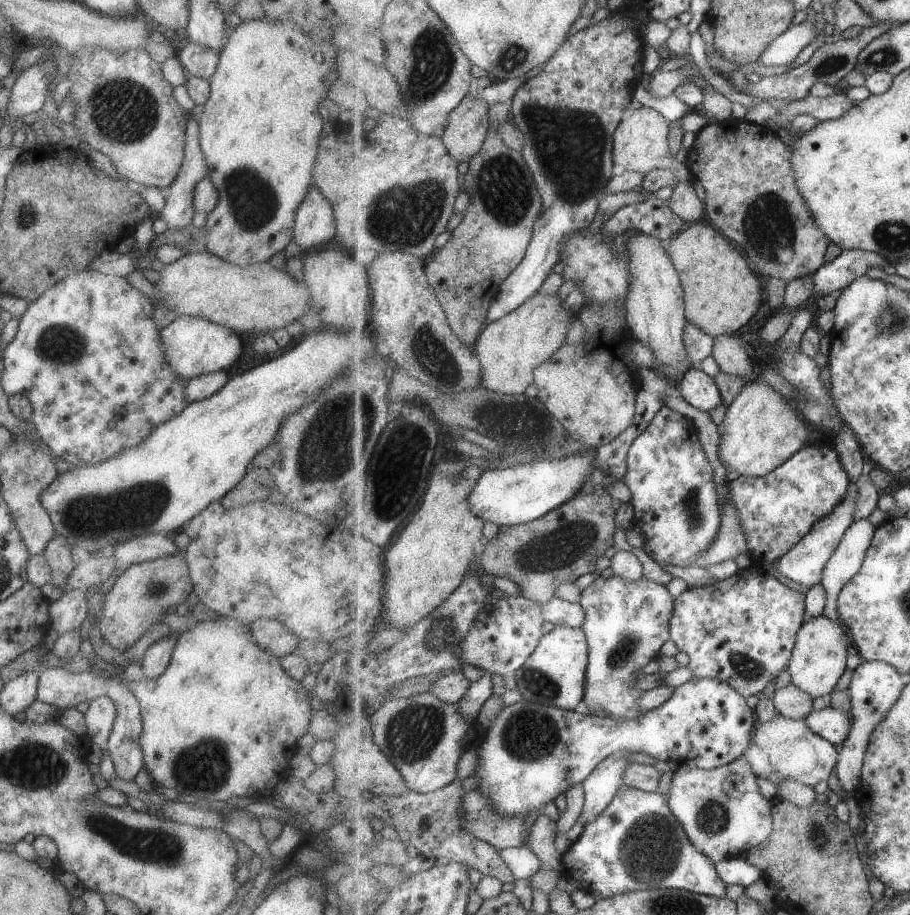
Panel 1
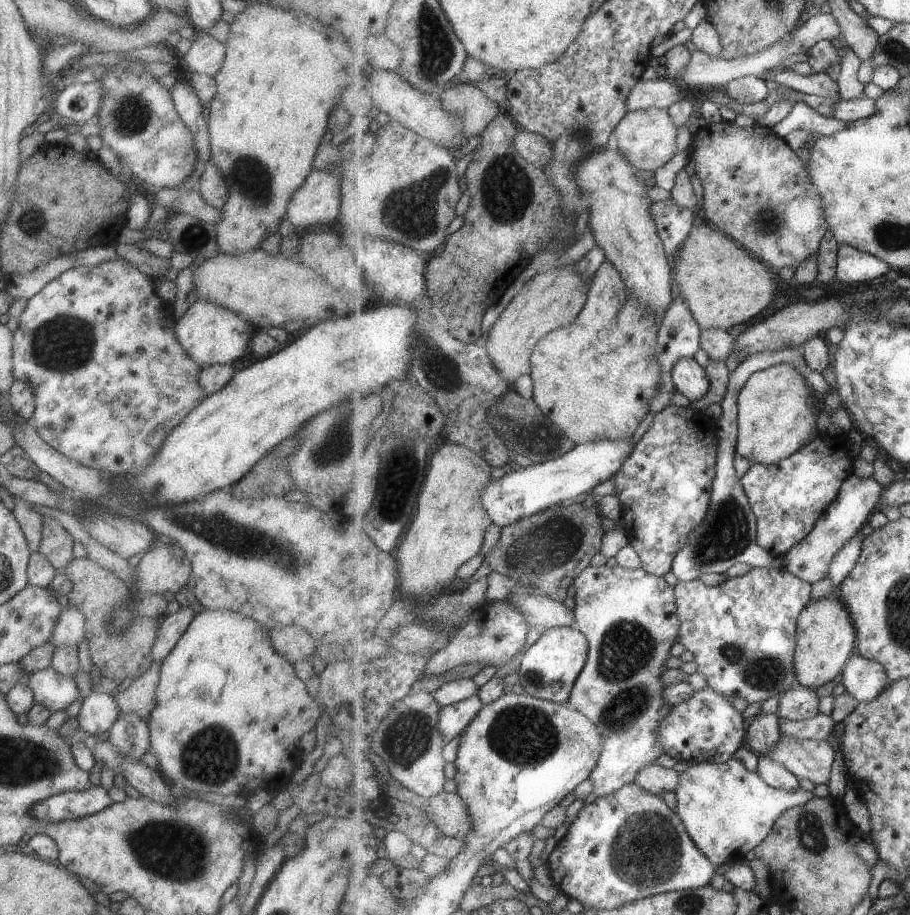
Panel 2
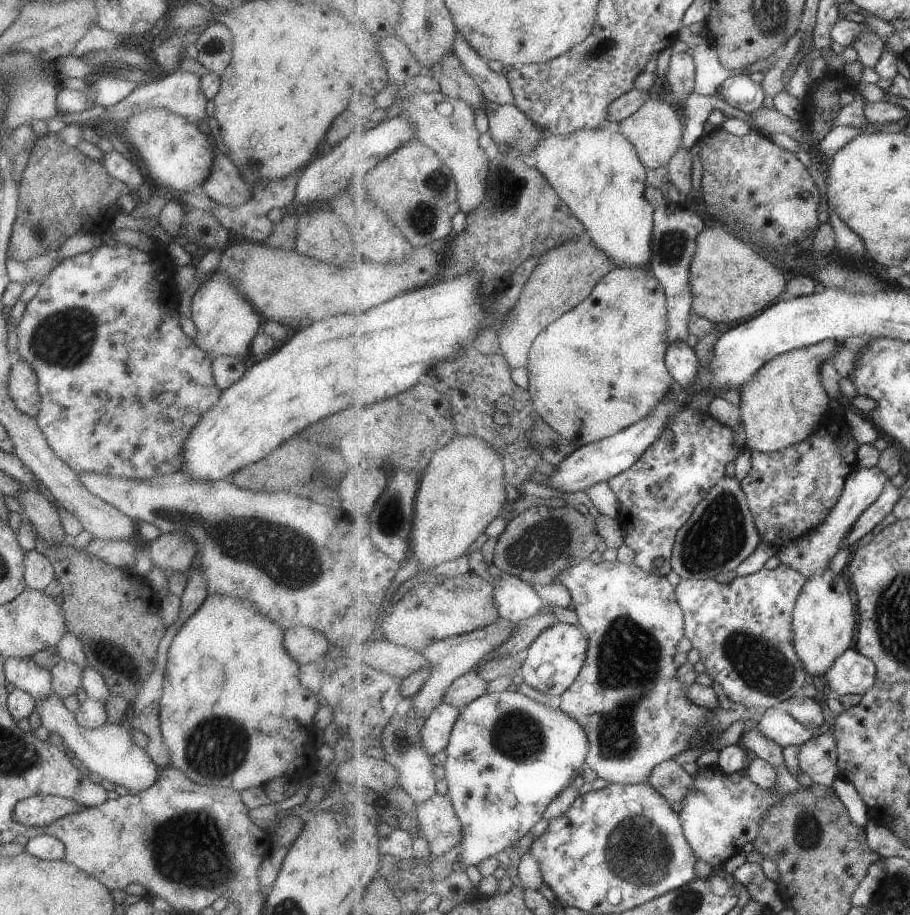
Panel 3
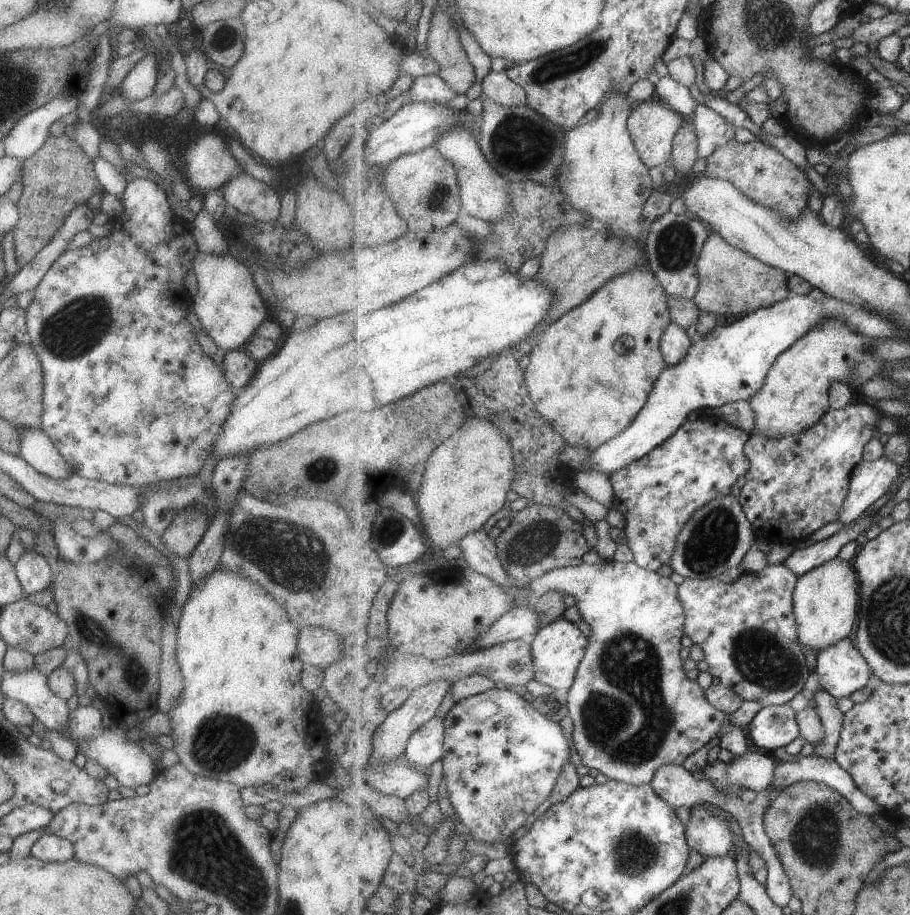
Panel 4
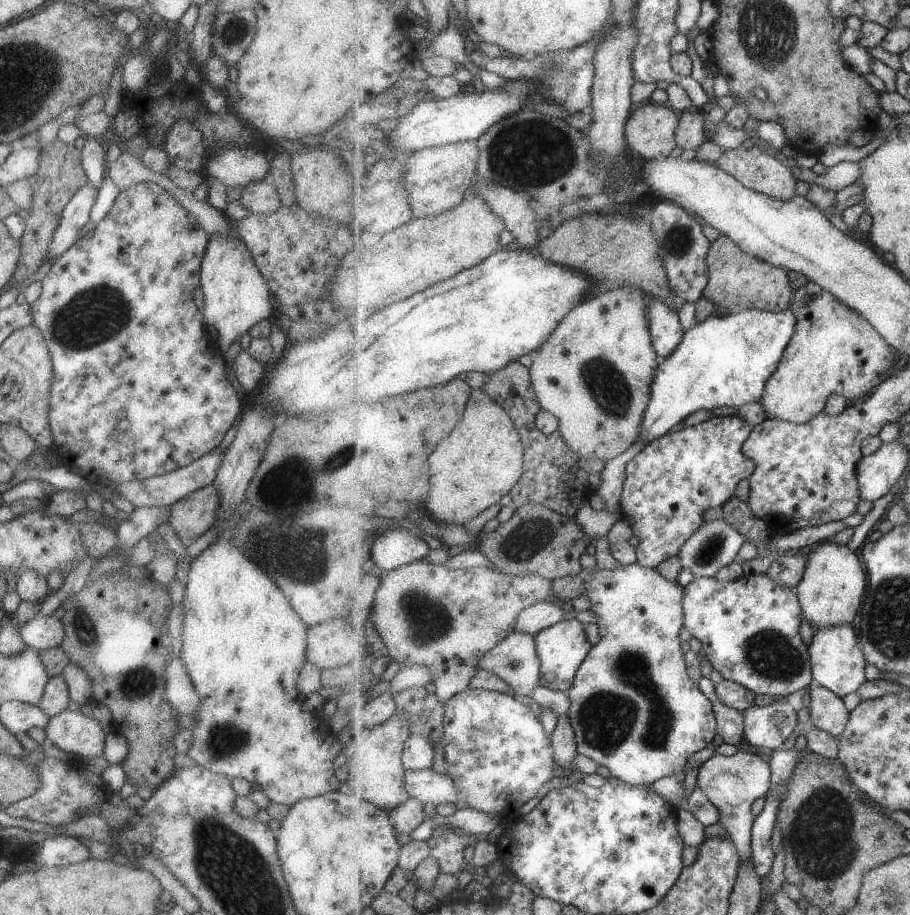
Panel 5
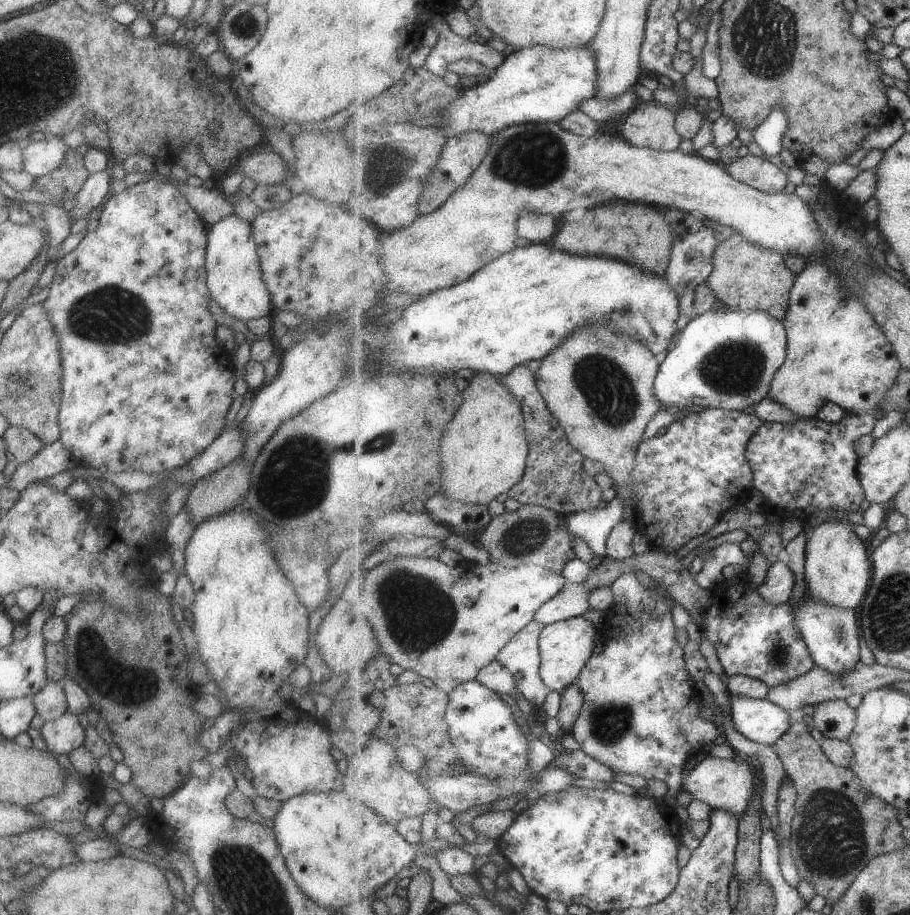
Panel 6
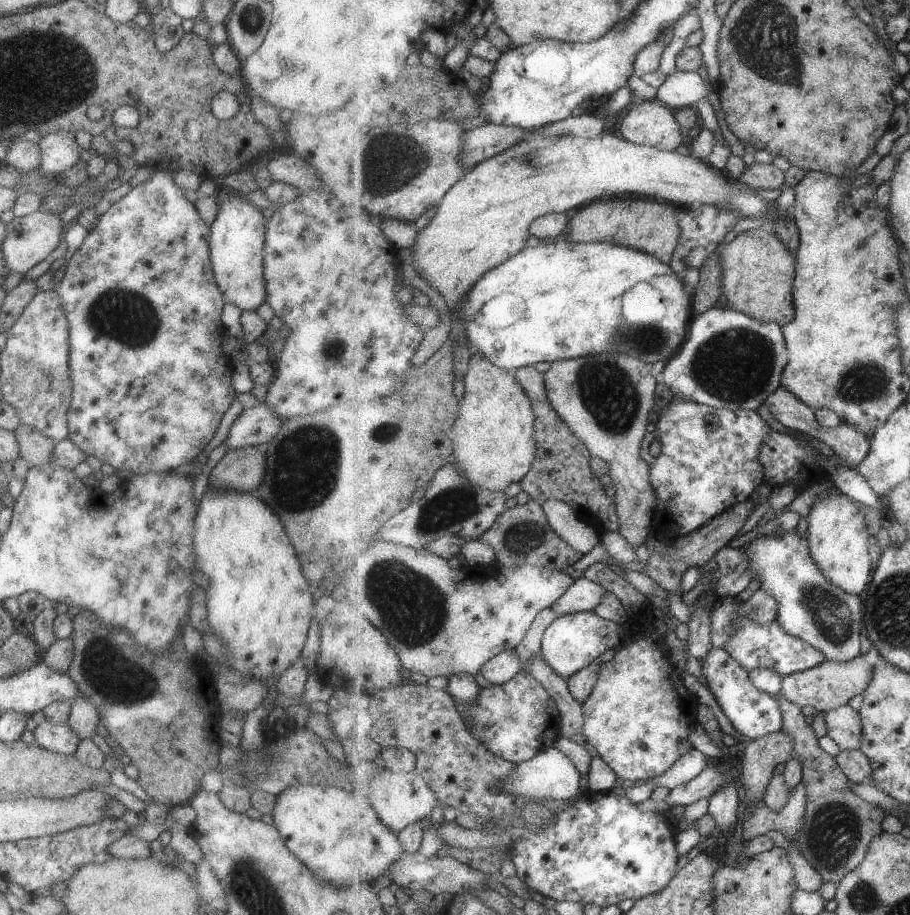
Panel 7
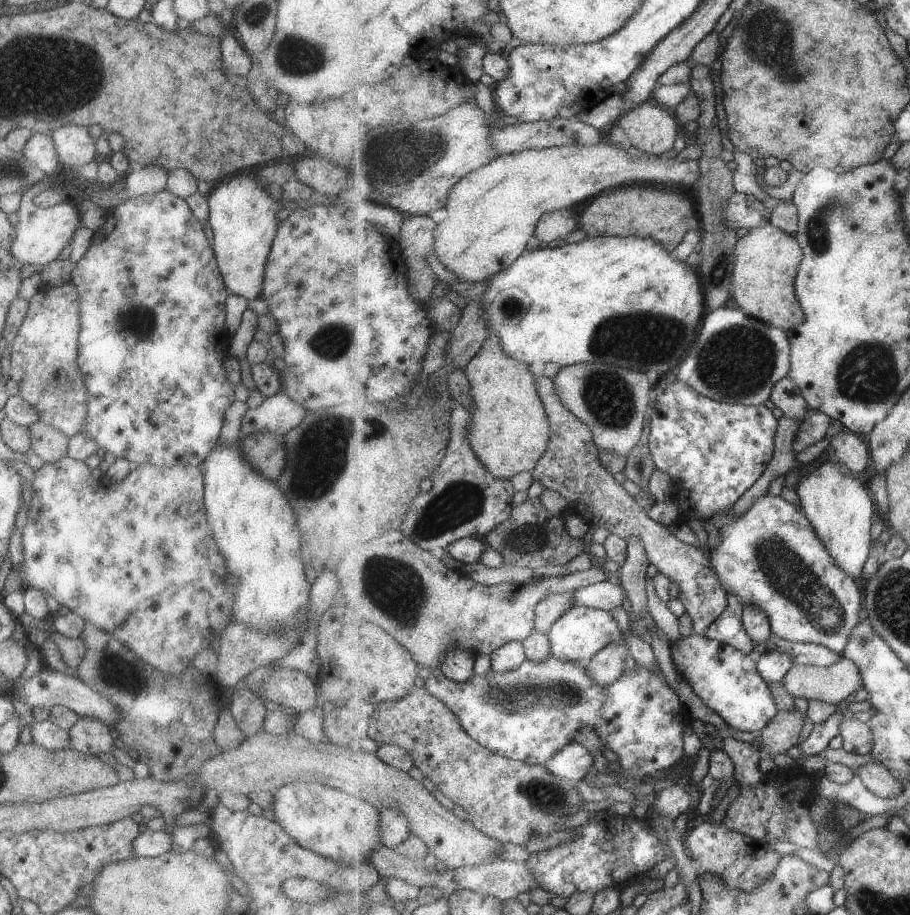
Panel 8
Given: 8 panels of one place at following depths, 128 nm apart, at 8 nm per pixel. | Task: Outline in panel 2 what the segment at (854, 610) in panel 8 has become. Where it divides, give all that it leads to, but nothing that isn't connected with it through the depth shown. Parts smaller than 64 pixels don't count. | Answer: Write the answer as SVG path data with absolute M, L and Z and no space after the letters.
M857 652L848 661L841 676L846 691L859 703L876 700L893 684L883 664L864 658Z

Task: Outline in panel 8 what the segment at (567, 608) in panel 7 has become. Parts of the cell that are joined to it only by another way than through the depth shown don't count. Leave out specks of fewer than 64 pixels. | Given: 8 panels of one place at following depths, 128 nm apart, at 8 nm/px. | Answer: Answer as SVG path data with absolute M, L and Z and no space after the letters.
M607 579L577 589L575 596L573 596L573 602L577 606L589 606L613 611L616 607L621 608L623 600L627 598L628 593L623 584L614 584Z

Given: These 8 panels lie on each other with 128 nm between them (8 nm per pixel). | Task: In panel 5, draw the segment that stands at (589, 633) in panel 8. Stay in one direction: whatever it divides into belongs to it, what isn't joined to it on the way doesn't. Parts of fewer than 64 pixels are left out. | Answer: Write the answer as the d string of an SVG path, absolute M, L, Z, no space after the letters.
M576 618L562 620L542 630L536 635L536 638L537 652L542 662L540 668L541 685L567 694L575 684L579 668L593 648L589 644L587 634L585 634L585 626Z

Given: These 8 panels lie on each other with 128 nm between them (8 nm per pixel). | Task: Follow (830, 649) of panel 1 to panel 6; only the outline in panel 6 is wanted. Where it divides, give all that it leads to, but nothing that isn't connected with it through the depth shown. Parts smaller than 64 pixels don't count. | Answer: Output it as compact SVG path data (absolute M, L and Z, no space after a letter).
M847 520L824 522L811 530L813 534L806 544L806 590L817 603L859 610L872 583L872 562L868 542L857 537L849 523Z

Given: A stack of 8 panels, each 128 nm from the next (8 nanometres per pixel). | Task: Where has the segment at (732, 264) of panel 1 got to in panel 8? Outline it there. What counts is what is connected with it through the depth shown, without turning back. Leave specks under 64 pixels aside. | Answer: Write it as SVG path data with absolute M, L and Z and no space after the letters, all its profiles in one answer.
M769 223L750 229L747 235L741 237L736 254L732 296L739 308L749 316L784 331L802 325L807 320L807 314L797 296L796 280L804 249L796 236Z

